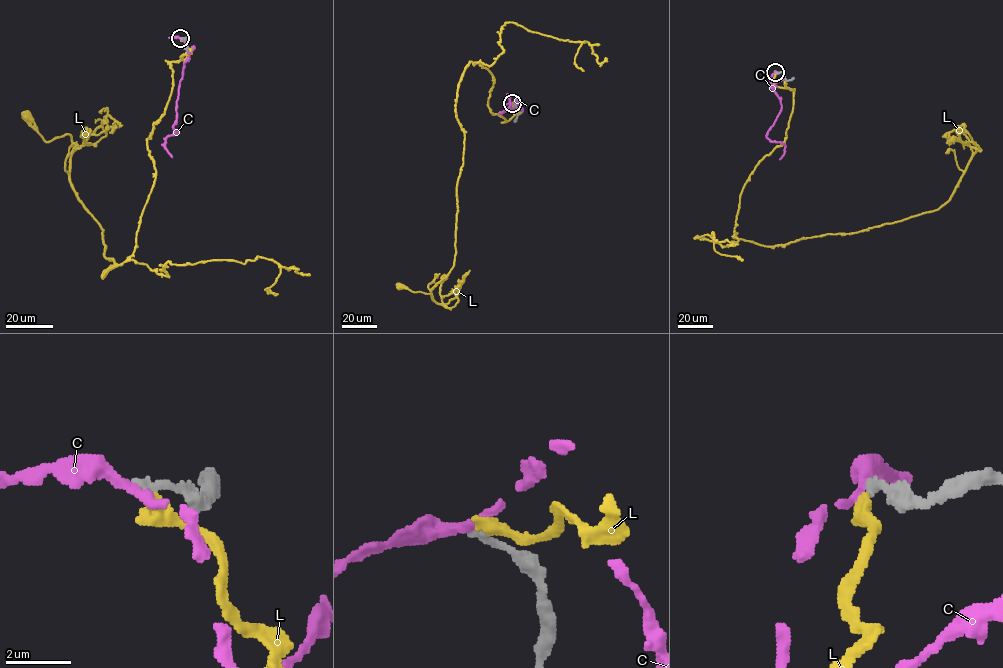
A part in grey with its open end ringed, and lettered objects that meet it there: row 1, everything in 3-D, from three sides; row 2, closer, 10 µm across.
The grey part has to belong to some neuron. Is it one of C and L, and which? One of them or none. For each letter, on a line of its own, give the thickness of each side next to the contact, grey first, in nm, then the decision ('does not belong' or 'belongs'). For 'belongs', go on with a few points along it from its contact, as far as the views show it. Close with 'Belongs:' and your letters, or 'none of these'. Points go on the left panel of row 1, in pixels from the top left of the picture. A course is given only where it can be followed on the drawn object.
C: 260/280 nm | does not belong
L: 280/460 nm | does not belong
Belongs: none of these

